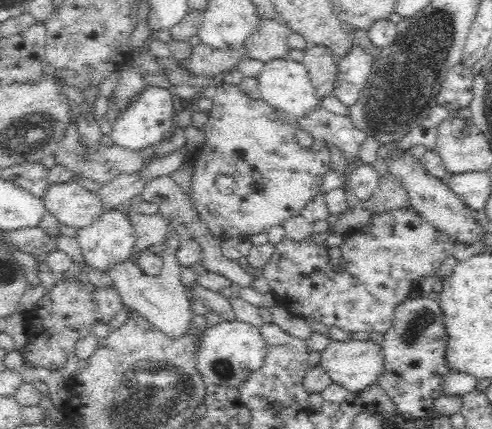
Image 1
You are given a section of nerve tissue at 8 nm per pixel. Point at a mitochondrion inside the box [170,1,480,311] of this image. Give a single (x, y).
(406, 83)

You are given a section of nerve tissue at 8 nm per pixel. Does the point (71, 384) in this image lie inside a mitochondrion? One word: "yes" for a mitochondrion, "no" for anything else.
no

